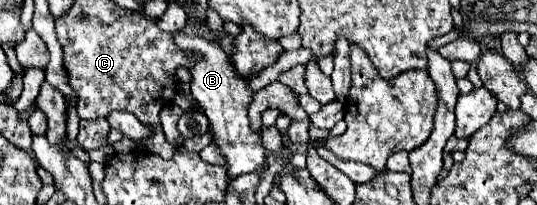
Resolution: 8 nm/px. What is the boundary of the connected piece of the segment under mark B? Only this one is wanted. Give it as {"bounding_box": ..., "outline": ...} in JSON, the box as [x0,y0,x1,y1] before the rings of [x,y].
{"bounding_box":[171,24,265,178],"outline":[[[187,24],[181,30],[173,32],[171,36],[177,48],[185,52],[187,56],[191,56],[195,62],[189,68],[191,92],[193,92],[193,98],[203,106],[205,116],[209,118],[209,126],[215,136],[213,142],[217,142],[217,146],[221,148],[221,152],[225,152],[225,158],[229,160],[229,168],[227,168],[229,178],[245,174],[245,172],[257,172],[257,168],[261,168],[265,160],[265,150],[261,146],[261,138],[249,128],[247,108],[253,100],[253,92],[247,86],[247,80],[241,74],[237,74],[229,56],[217,42],[207,40],[199,34],[187,34]]]}

